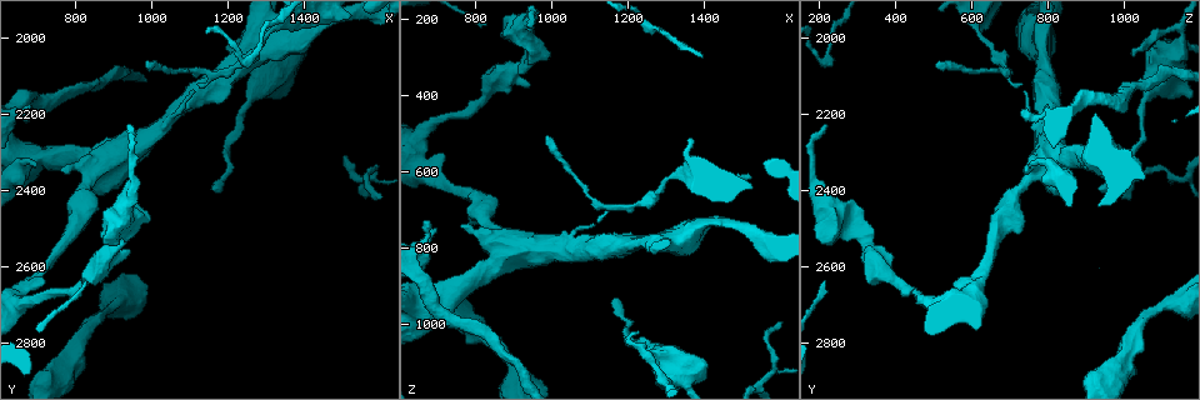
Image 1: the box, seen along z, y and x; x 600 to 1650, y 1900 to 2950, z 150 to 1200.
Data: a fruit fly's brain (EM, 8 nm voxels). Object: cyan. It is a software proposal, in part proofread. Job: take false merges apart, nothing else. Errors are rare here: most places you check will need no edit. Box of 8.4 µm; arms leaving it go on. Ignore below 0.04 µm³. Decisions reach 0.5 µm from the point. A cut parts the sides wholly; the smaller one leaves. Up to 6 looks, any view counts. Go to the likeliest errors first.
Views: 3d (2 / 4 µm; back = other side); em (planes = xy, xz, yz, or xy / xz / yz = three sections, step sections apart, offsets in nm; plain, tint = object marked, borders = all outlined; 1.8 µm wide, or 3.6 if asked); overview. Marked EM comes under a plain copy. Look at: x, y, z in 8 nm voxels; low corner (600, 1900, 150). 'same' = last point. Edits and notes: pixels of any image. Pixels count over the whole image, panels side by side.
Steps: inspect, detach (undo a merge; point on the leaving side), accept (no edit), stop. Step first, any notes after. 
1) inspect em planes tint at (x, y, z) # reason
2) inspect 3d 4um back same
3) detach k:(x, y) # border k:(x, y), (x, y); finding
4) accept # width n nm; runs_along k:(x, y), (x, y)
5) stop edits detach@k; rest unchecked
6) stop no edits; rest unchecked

inspect 3d 4um back at (1320, 2030, 1140) # sudden change in width

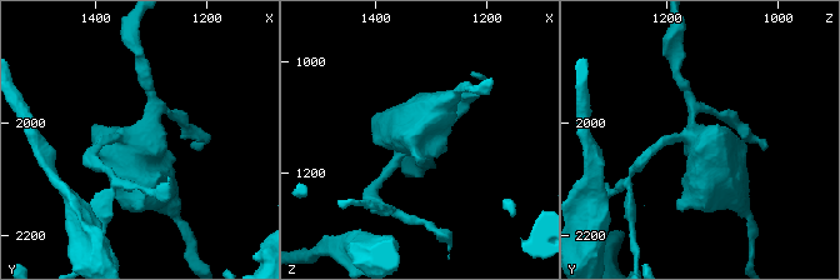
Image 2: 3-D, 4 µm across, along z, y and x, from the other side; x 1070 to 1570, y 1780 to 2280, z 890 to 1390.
inspect em planes tint at (1325, 2030, 1145)

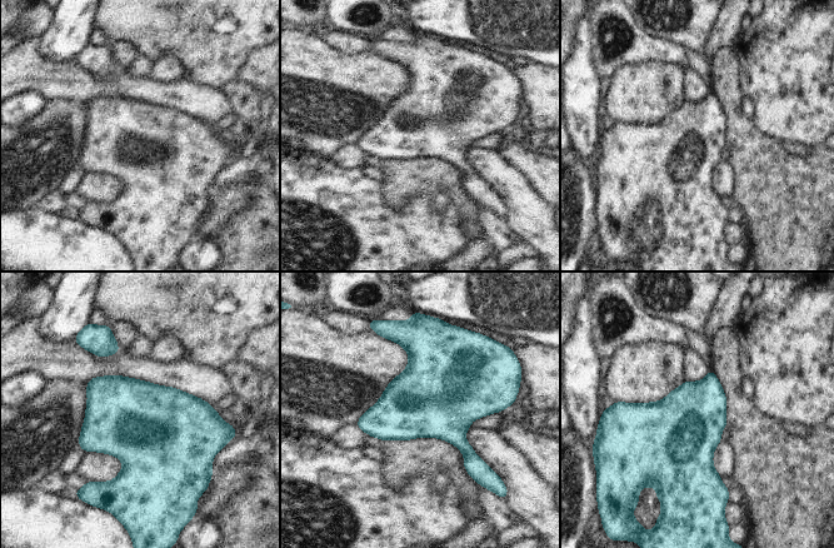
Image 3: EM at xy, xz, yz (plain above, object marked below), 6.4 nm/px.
accept # continuous, no second neuron

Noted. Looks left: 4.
inspect em planes borders at (1300, 2005, 625) # sudden change in width

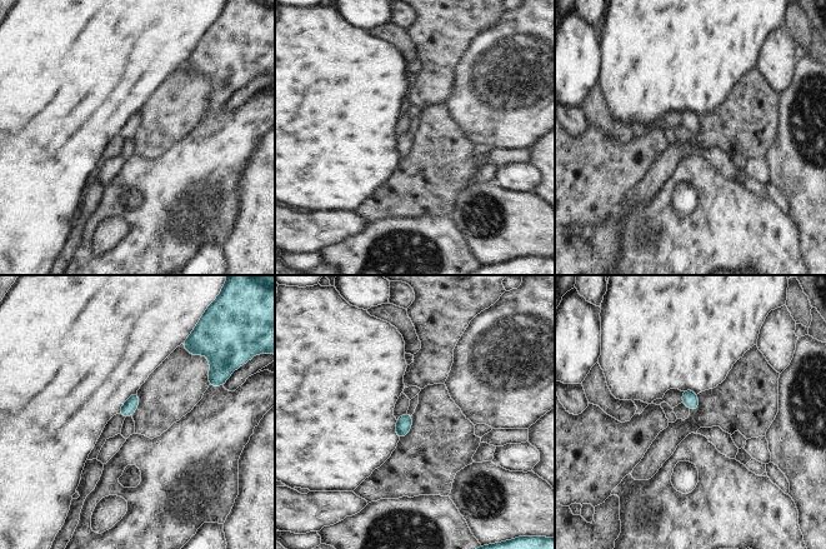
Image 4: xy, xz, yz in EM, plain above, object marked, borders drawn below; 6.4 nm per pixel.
accept # width 90 nm; one neuron here

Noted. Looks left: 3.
inspect 3d 2um at (670, 2690, 490) # sudden change in width

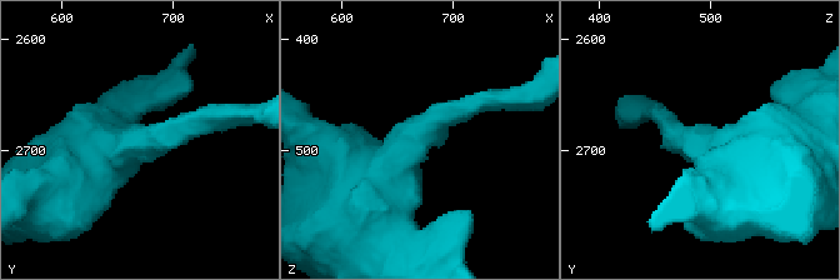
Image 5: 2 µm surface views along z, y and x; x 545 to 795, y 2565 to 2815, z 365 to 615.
inspect em xy step 8 tint at (670, 2694, 490) # arm_widths 160, 320 nm; now the EM

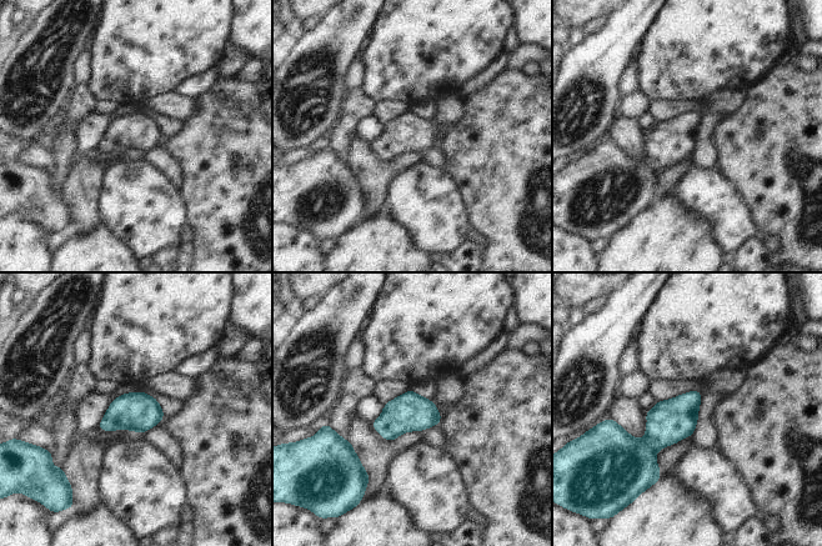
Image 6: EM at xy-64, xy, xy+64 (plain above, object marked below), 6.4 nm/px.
inspect em planes tint same

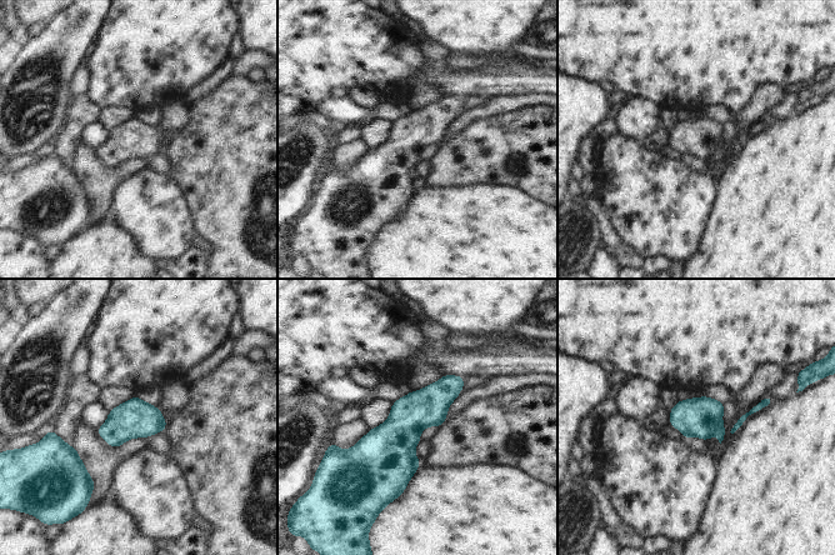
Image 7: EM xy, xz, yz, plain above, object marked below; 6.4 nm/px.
accept # width 240 nm; all the same neuron

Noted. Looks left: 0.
stop no edits; rest unchecked

